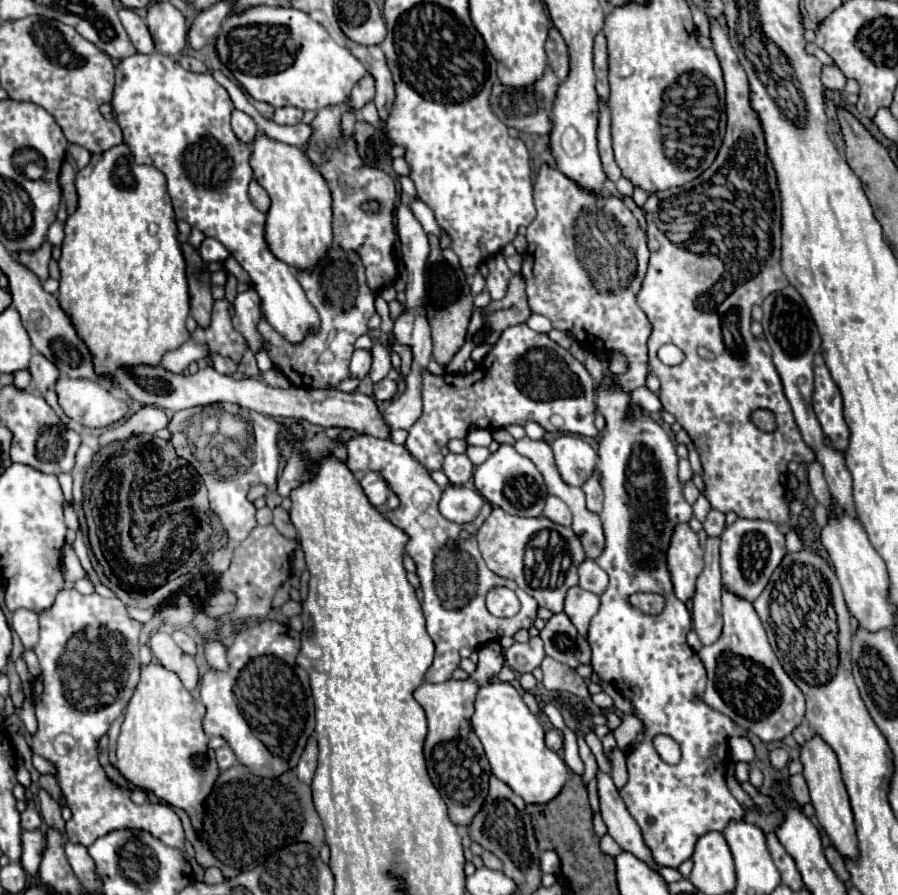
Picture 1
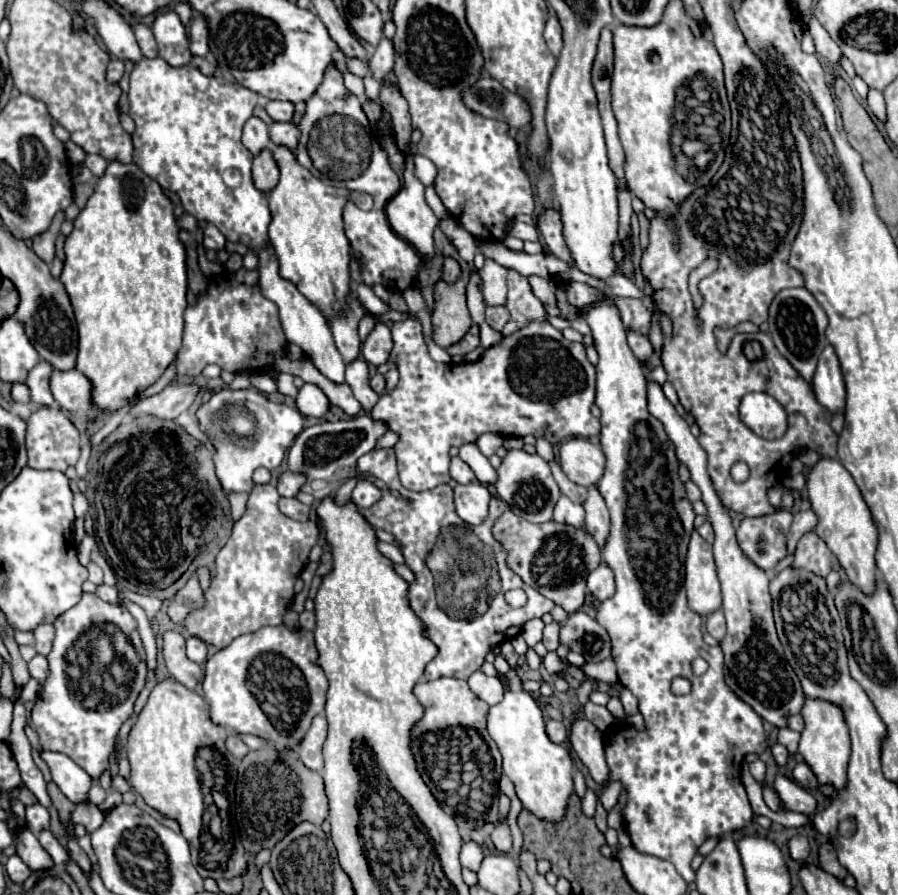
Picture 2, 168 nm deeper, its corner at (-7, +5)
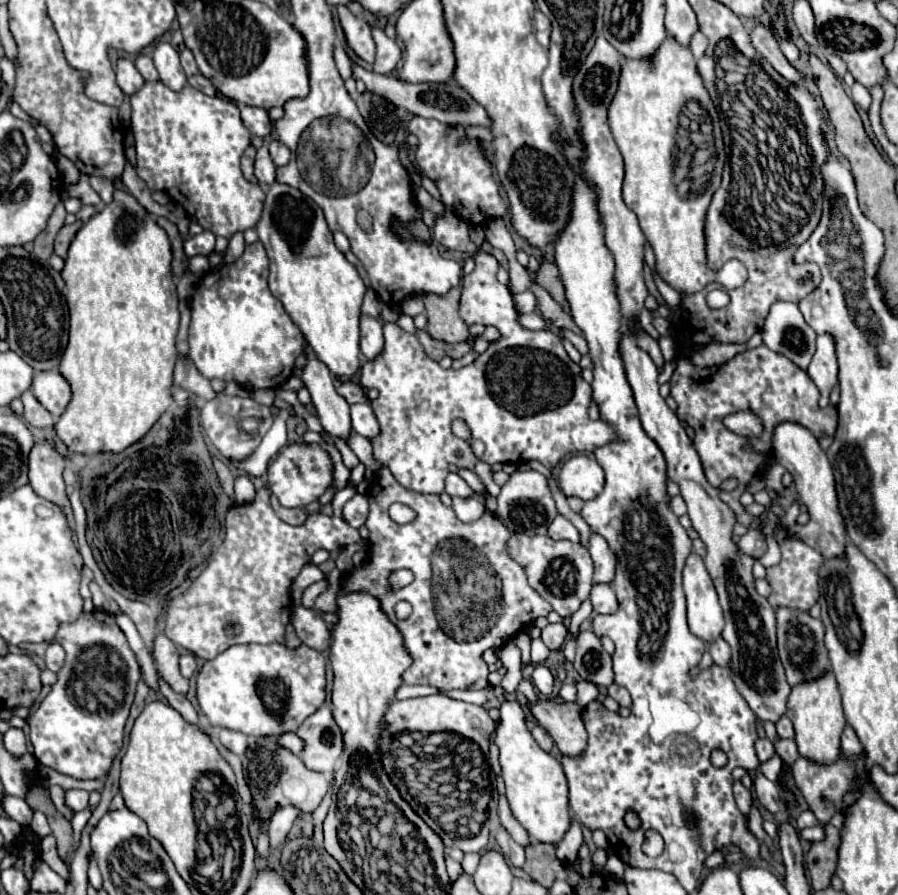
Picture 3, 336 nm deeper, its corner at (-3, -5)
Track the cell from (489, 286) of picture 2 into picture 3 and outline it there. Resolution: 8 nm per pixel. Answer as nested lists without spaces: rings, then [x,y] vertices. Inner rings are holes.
[[[478,248],[474,254],[476,268],[472,274],[462,278],[462,298],[460,298],[460,318],[468,324],[494,326],[500,332],[500,338],[490,342],[488,350],[480,354],[472,364],[458,370],[444,370],[436,360],[432,360],[418,338],[408,334],[396,324],[384,324],[384,350],[374,358],[362,364],[360,384],[364,388],[376,388],[380,394],[372,400],[372,408],[380,420],[380,436],[372,440],[374,456],[380,464],[388,466],[394,478],[404,486],[422,494],[440,494],[444,492],[444,480],[448,476],[448,466],[456,464],[458,468],[472,470],[478,462],[470,444],[452,434],[450,424],[454,418],[462,418],[472,438],[478,438],[486,444],[482,460],[486,464],[518,464],[538,460],[548,468],[554,468],[570,452],[594,452],[600,446],[606,446],[616,440],[616,430],[604,420],[590,420],[588,406],[592,400],[592,386],[582,378],[582,368],[570,360],[562,348],[556,334],[550,332],[532,332],[518,324],[518,312],[514,308],[512,292],[508,286],[496,280],[498,262],[492,254]]]

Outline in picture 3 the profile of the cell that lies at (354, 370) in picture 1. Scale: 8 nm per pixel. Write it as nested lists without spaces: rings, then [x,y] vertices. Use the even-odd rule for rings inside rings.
[[[354,404],[350,408],[350,414],[352,414],[352,428],[356,434],[360,434],[368,440],[372,440],[380,434],[380,424],[378,424],[378,418],[370,404]]]

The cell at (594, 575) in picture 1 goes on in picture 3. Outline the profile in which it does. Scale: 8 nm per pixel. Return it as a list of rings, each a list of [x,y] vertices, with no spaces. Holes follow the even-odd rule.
[[[596,584],[596,586],[592,586],[590,602],[592,602],[596,614],[614,614],[618,610],[616,594],[614,594],[614,590],[608,584]]]

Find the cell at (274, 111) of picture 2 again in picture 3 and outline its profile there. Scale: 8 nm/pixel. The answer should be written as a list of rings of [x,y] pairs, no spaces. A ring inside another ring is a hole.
[[[240,106],[240,118],[244,126],[250,130],[254,136],[268,136],[272,130],[272,120],[264,108],[252,108],[252,106]]]

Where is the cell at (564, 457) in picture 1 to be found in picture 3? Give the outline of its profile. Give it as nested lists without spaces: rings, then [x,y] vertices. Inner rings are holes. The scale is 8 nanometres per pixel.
[[[586,454],[572,456],[562,464],[558,486],[566,496],[592,500],[604,488],[604,470],[592,456]]]

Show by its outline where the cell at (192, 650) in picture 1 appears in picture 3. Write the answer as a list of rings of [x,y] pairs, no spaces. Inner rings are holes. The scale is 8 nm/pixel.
[[[182,654],[180,658],[180,672],[184,678],[190,678],[196,672],[196,660],[192,654]]]

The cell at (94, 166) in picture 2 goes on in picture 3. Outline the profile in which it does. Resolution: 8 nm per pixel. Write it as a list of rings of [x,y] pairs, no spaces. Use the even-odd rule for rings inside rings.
[[[92,176],[92,178],[90,178],[90,186],[100,194],[100,198],[102,198],[104,204],[110,204],[110,202],[112,202],[112,196],[114,196],[114,184],[112,184],[108,178]]]

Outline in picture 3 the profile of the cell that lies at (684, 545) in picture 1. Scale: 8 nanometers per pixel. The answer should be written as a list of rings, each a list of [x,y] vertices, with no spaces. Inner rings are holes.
[[[694,552],[684,566],[684,592],[688,602],[688,626],[694,636],[714,642],[722,636],[724,616],[712,584],[712,578],[700,556]]]

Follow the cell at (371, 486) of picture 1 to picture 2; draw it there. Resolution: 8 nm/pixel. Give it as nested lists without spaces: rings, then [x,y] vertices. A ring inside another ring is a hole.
[[[360,478],[354,492],[352,492],[352,500],[360,506],[360,508],[368,508],[372,504],[376,504],[382,498],[382,490],[376,488],[370,480]]]

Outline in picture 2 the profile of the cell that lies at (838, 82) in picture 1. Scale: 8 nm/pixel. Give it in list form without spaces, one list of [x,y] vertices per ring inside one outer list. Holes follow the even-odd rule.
[[[816,18],[810,20],[808,30],[810,30],[812,38],[814,38],[816,54],[818,54],[820,58],[828,60],[830,64],[838,66],[838,64],[840,64],[840,58],[842,58],[842,50],[840,50],[840,46],[838,46],[830,36],[828,36],[828,32],[826,32],[818,22],[816,22]]]

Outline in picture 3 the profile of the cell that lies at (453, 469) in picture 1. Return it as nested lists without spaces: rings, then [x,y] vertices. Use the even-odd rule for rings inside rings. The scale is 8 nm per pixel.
[[[448,474],[448,478],[446,478],[446,492],[450,496],[460,496],[460,498],[474,496],[474,492],[470,490],[470,486],[458,474]]]

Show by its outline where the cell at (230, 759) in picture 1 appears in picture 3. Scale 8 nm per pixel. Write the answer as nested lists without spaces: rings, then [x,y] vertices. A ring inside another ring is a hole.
[[[222,728],[222,730],[218,732],[218,738],[220,738],[220,742],[222,742],[228,750],[232,750],[232,752],[236,752],[236,754],[240,754],[240,756],[246,752],[246,740],[248,740],[248,738],[246,738],[242,732]]]

